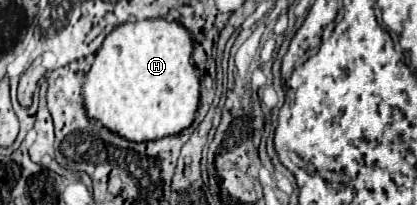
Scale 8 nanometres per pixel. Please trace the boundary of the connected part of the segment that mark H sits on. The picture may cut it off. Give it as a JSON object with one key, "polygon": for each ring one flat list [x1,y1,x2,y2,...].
{"polygon":[[143,19,115,27,105,37,89,73,85,75,83,99,87,115,129,141,141,143,167,135,179,135,193,123,199,107,199,71,191,61,191,53,193,39,189,31,175,21,167,23,165,19]]}

